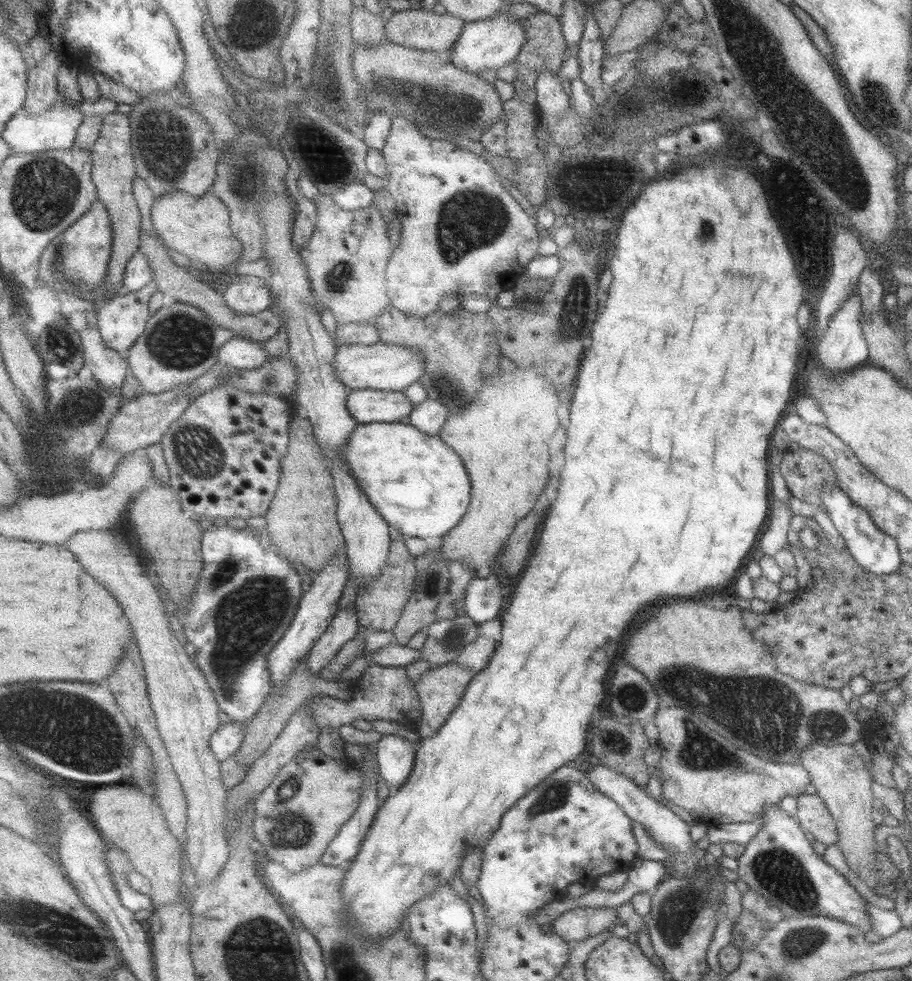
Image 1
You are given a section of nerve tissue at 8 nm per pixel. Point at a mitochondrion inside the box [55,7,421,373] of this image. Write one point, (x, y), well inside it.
(181, 341)

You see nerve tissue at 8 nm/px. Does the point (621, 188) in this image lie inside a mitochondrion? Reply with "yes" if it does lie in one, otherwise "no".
no

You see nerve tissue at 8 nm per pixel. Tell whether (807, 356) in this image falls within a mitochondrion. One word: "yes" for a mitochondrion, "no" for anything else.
no

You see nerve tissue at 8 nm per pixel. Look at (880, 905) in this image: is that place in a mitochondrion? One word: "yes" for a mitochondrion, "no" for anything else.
no

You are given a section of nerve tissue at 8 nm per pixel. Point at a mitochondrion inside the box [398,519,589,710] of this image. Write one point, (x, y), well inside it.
(455, 637)

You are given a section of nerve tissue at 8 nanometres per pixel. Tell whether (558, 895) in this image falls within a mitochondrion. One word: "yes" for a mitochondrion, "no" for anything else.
no

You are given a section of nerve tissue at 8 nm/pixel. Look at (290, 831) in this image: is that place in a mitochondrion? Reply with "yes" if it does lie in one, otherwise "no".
yes

